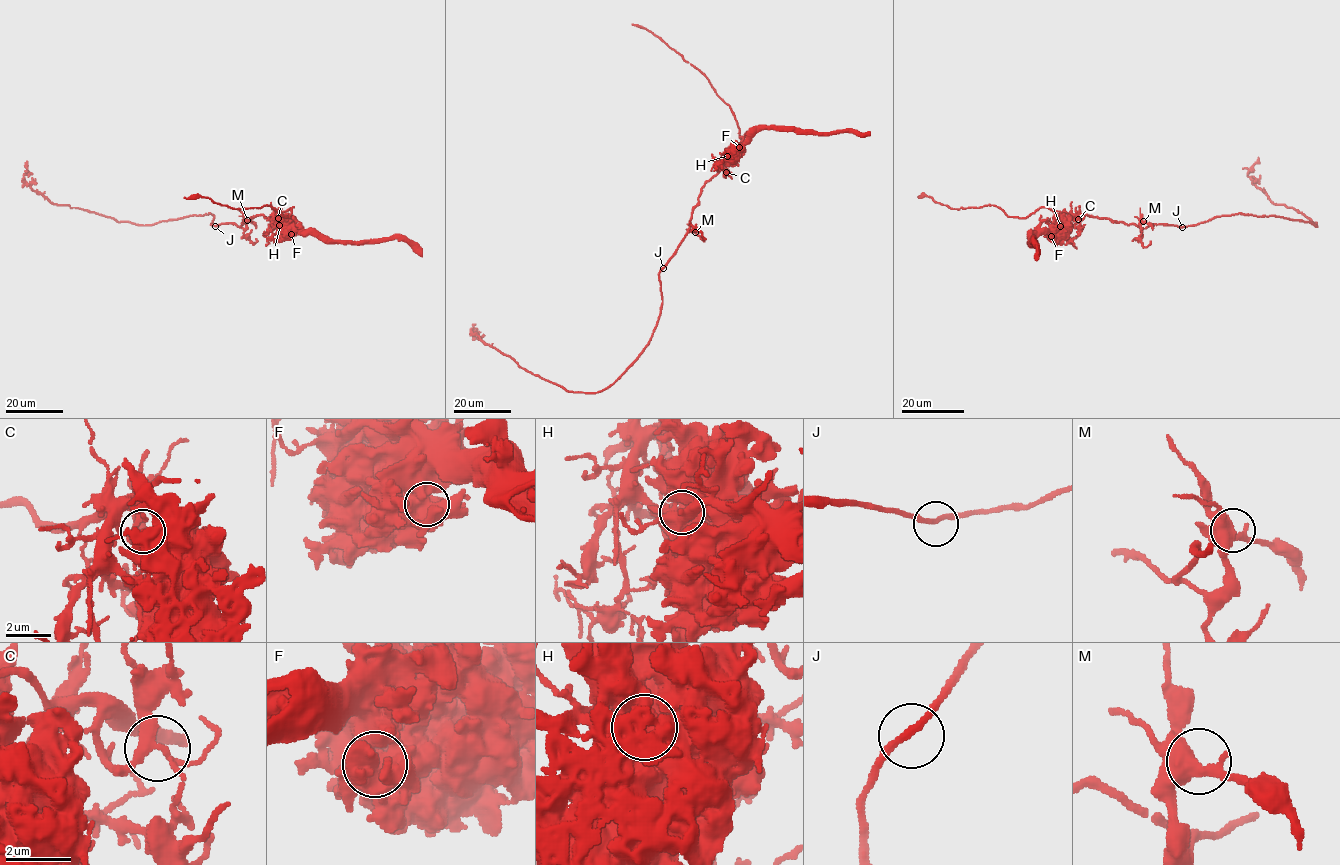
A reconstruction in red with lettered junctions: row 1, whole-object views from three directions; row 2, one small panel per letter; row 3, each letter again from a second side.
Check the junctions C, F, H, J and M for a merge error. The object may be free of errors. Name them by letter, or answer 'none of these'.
H

